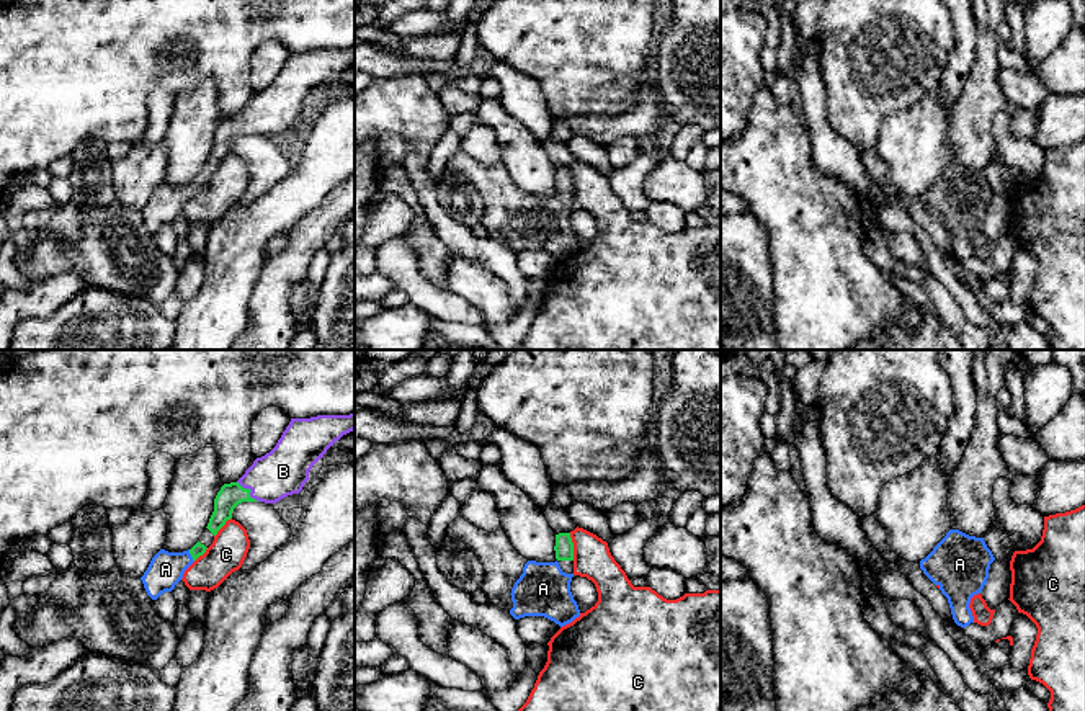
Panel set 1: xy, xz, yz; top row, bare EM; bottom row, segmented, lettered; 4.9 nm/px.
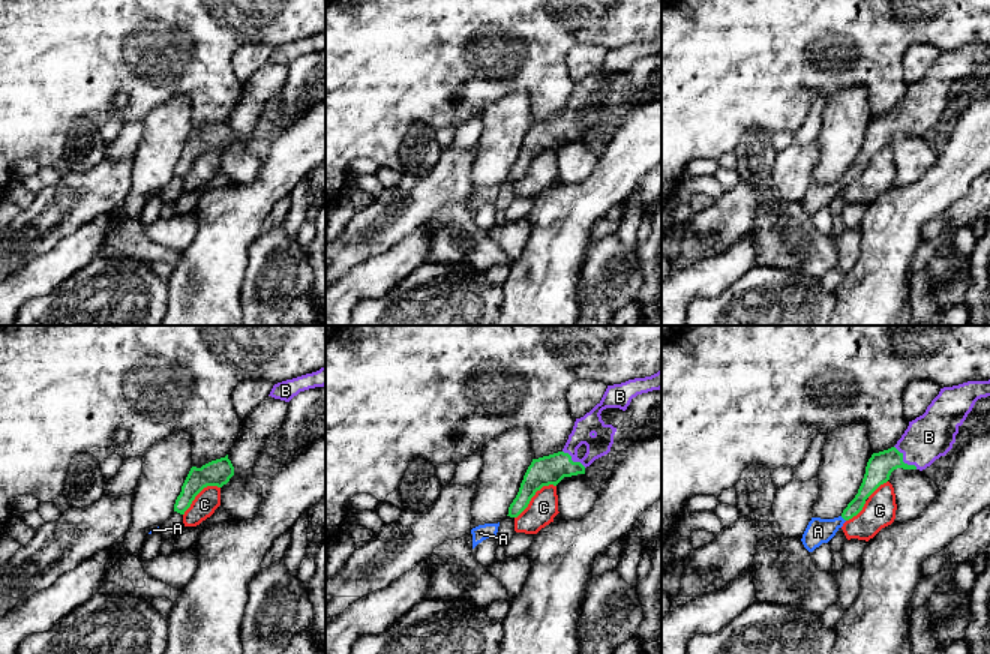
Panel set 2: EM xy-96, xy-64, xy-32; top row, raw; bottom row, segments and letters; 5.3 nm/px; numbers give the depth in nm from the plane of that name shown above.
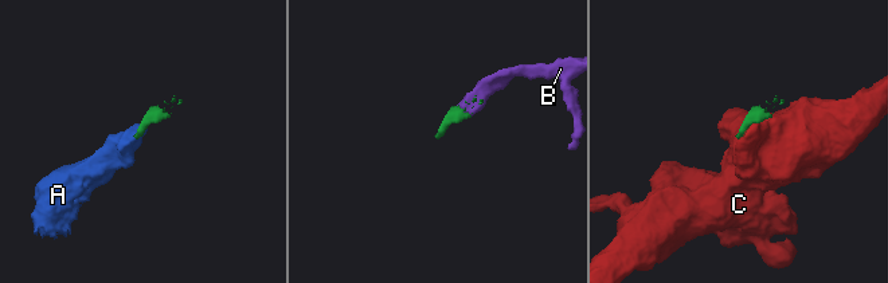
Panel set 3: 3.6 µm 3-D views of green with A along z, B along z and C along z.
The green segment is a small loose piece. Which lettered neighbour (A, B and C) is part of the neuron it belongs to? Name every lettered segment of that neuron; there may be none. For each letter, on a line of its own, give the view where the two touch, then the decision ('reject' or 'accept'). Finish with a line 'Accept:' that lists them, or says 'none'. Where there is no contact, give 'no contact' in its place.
A: xy | accept
B: xy | accept
C: xz | reject
Accept: A, B

